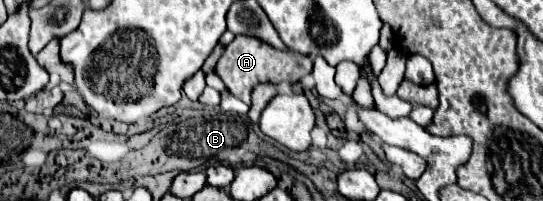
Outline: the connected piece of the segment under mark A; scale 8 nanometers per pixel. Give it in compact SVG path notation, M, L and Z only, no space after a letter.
M236 35L216 65L216 73L222 77L226 87L244 103L250 103L250 93L258 83L282 83L282 81L296 83L310 71L312 71L310 55L300 55L292 49L284 51L274 49L272 45L250 35Z

